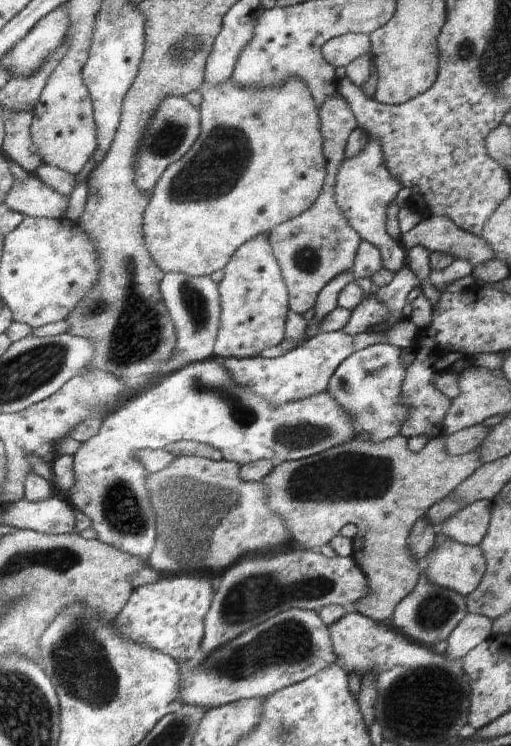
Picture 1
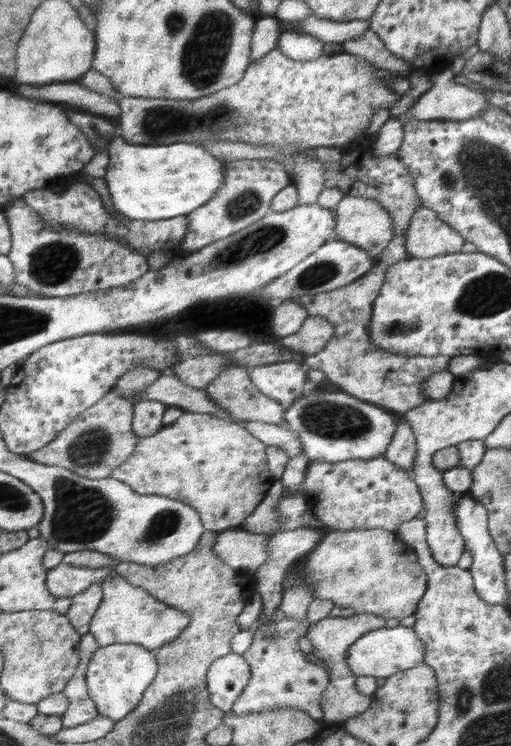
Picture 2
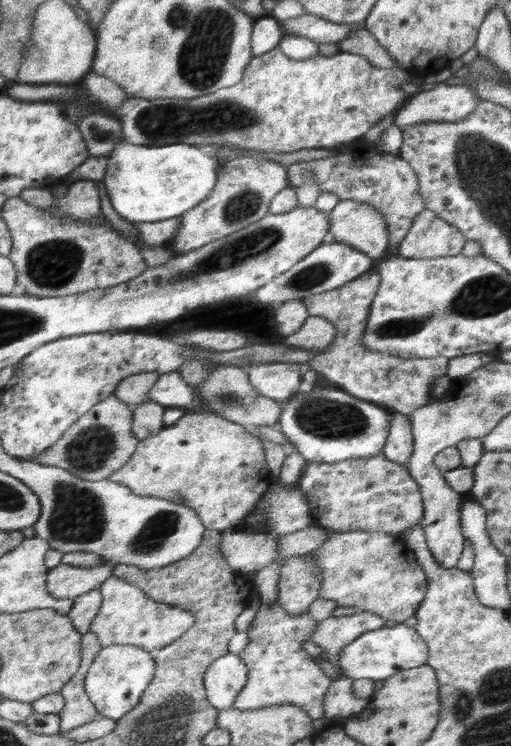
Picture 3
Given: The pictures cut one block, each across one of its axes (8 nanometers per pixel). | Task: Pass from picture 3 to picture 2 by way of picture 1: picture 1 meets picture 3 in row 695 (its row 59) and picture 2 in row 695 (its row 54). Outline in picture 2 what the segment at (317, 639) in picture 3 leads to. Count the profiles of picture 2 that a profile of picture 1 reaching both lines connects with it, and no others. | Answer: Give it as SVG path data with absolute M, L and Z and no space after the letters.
M354 613L349 617L332 618L330 616L315 622L308 631L307 638L314 646L314 654L320 660L326 660L328 666L329 683L326 690L323 690L321 707L323 720L327 724L338 721L345 721L361 712L364 712L371 703L371 697L364 696L355 687L357 677L352 675L347 663L347 650L349 646L363 634L371 630L378 630L384 627L385 619L380 615L370 613Z

